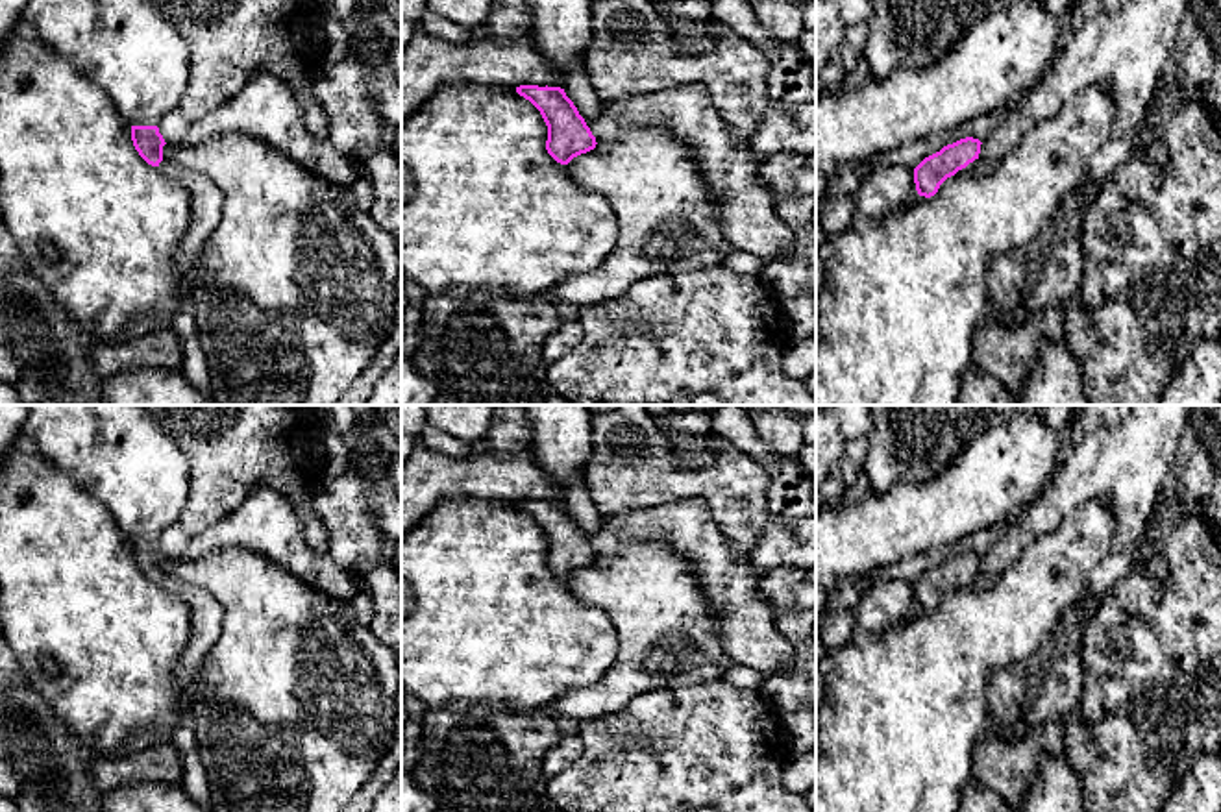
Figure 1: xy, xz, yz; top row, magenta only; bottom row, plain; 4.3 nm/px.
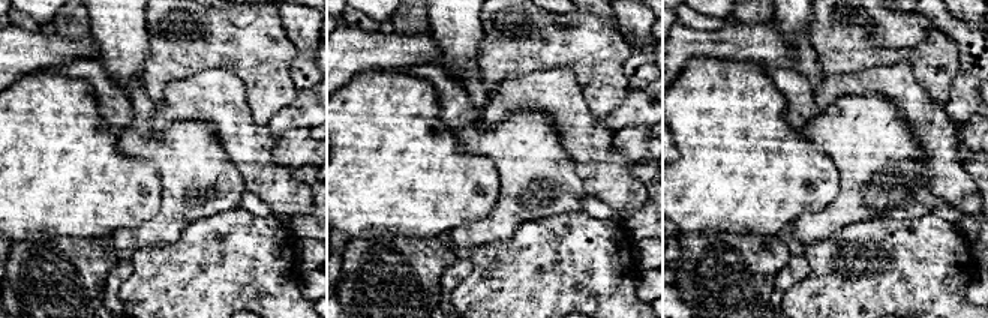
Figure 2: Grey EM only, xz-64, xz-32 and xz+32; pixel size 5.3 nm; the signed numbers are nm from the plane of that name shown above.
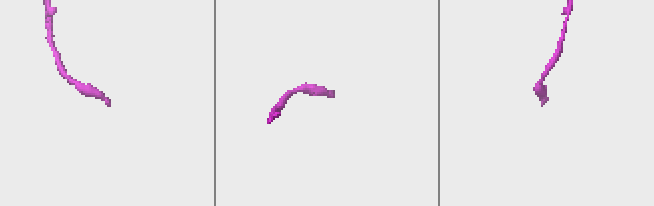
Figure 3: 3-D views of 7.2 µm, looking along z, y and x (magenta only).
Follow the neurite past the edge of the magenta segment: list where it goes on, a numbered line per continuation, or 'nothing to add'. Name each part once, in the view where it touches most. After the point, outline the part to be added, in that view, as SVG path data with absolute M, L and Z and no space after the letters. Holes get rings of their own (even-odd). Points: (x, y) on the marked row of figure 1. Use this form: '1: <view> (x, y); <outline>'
1: yz (977, 167); M975 159L973 163L969 163L964 170L971 172L971 174L986 174L992 170L992 163Z

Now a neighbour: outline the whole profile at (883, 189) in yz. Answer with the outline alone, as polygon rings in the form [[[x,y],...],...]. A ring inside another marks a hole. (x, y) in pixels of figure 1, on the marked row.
[[[905,165],[873,166],[855,196],[857,216],[881,218],[918,194],[914,170]]]

